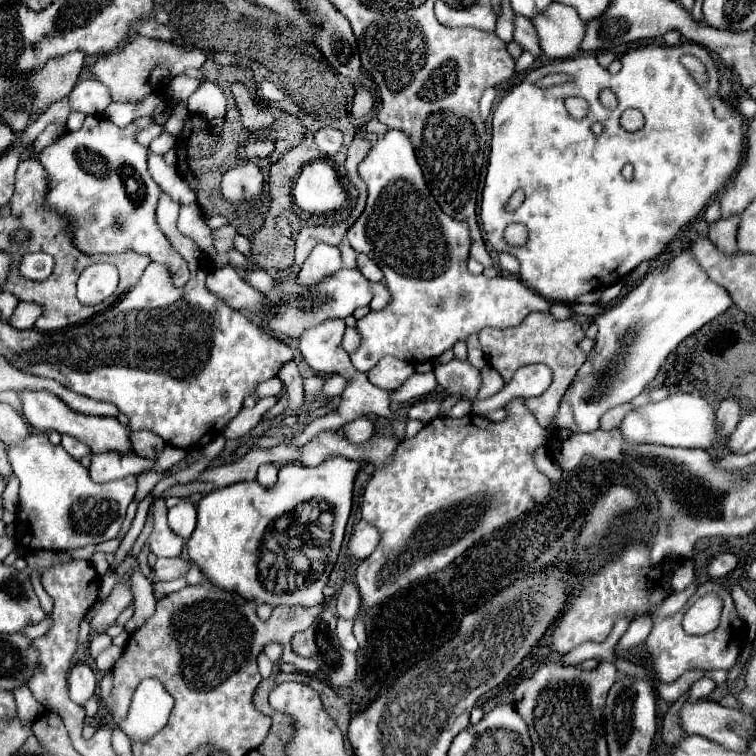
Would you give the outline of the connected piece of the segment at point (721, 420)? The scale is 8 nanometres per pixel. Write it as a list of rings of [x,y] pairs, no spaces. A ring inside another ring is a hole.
[[[723,400],[717,408],[716,420],[717,429],[721,435],[730,435],[735,431],[735,426],[737,422],[741,420],[741,406],[737,400]]]

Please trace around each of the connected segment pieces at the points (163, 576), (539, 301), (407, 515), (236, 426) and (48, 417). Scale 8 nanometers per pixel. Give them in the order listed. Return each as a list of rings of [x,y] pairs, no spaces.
[[[157,558],[157,564],[153,568],[157,580],[177,580],[187,574],[189,568],[193,568],[193,562],[185,562],[181,558]]]
[[[401,130],[385,132],[377,144],[369,150],[365,160],[359,164],[359,178],[367,184],[367,206],[359,220],[347,232],[347,240],[355,252],[367,254],[383,270],[387,288],[391,292],[389,304],[379,312],[369,312],[365,318],[357,320],[357,330],[361,334],[361,346],[351,354],[355,370],[369,372],[379,358],[395,356],[407,362],[429,362],[439,358],[445,350],[453,348],[459,340],[467,340],[483,328],[509,328],[521,324],[521,320],[531,312],[549,310],[551,302],[543,296],[531,292],[515,276],[473,276],[467,270],[469,256],[469,230],[465,222],[455,222],[449,218],[437,202],[433,200],[423,170],[415,158],[411,140]]]
[[[523,398],[511,400],[505,410],[509,416],[499,424],[475,414],[459,420],[435,418],[425,424],[415,438],[401,440],[393,456],[383,466],[375,468],[363,494],[361,514],[367,522],[377,526],[381,542],[369,558],[359,562],[355,576],[355,584],[365,608],[379,604],[421,576],[443,570],[481,536],[501,528],[525,510],[531,510],[549,494],[549,478],[533,464],[535,448],[545,442],[545,428],[541,428],[535,416],[525,408]]]
[[[263,398],[255,404],[255,408],[241,408],[241,412],[223,430],[223,436],[225,438],[239,438],[239,436],[247,434],[261,420],[263,412],[269,410],[271,406],[275,406],[277,402],[279,402],[279,398]]]
[[[25,390],[19,394],[23,416],[29,420],[29,426],[35,430],[55,430],[59,434],[75,436],[77,440],[85,442],[91,452],[105,452],[105,450],[117,450],[117,452],[129,452],[129,428],[119,424],[117,418],[105,418],[105,416],[83,416],[75,410],[71,410],[61,398],[57,398],[51,392],[45,390]]]

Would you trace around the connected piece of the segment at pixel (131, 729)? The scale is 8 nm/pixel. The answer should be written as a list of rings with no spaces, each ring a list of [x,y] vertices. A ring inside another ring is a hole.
[[[147,678],[139,684],[127,718],[117,718],[107,706],[113,724],[119,726],[127,736],[137,738],[141,742],[155,736],[167,724],[171,708],[173,708],[173,698],[155,678]]]

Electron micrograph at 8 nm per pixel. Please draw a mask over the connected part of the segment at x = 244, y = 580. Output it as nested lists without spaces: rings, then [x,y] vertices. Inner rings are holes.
[[[331,456],[327,458],[323,464],[319,466],[301,466],[301,464],[287,464],[279,470],[279,478],[275,482],[273,488],[263,488],[259,486],[255,480],[253,482],[237,482],[233,486],[227,486],[227,488],[217,488],[213,492],[209,492],[207,496],[201,498],[199,506],[197,506],[197,528],[195,532],[191,534],[189,542],[187,542],[187,552],[191,556],[191,560],[203,570],[203,574],[209,578],[211,584],[215,584],[217,588],[223,588],[223,590],[229,590],[229,592],[237,592],[245,598],[251,598],[251,600],[257,600],[259,604],[271,604],[271,606],[279,606],[279,604],[301,604],[301,606],[317,606],[317,604],[323,604],[325,598],[323,598],[323,588],[327,586],[327,580],[329,580],[329,574],[337,562],[337,554],[339,554],[339,548],[341,548],[341,542],[343,542],[343,534],[345,534],[345,526],[347,526],[347,518],[351,514],[351,502],[353,502],[353,482],[355,482],[355,476],[359,474],[359,468],[361,468],[361,462],[355,462],[355,460],[349,460],[349,458],[343,458],[343,456]]]

